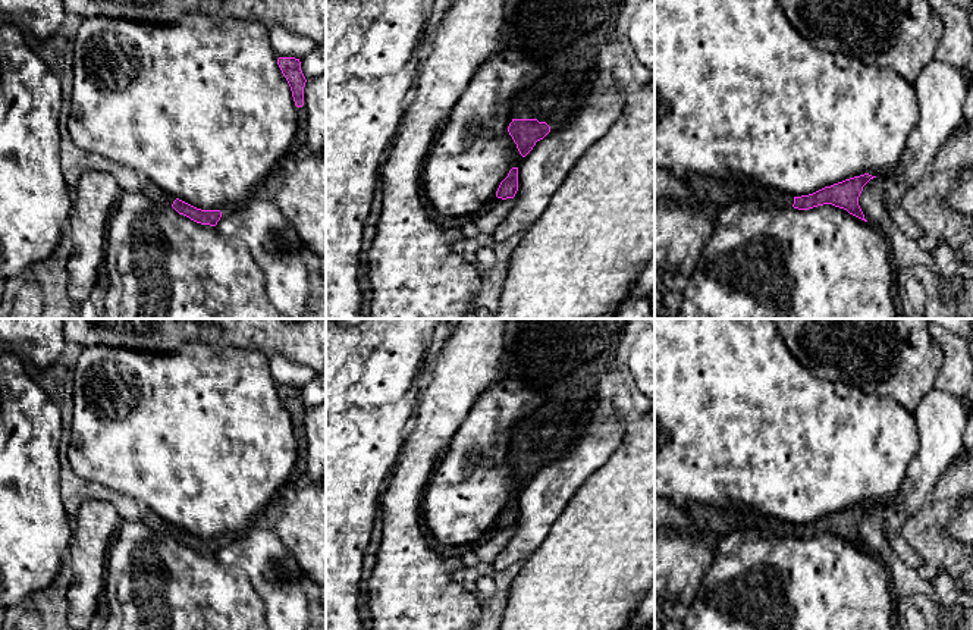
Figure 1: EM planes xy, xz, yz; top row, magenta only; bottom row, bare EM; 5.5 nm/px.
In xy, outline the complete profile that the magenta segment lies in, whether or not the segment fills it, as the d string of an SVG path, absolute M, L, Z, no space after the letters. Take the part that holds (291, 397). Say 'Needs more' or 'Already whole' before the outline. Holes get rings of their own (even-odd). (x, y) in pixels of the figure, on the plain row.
Already whole. M279 386L277 394L286 407L296 436L304 435L305 405L301 399L301 391L295 386Z

